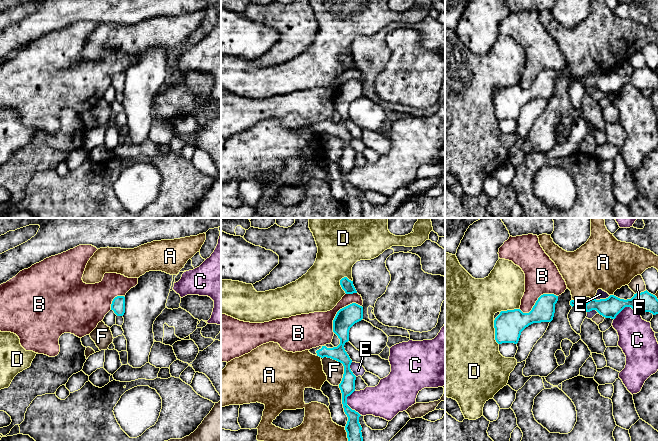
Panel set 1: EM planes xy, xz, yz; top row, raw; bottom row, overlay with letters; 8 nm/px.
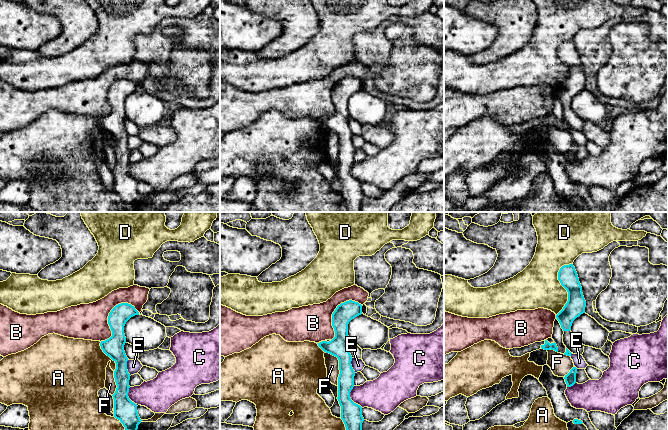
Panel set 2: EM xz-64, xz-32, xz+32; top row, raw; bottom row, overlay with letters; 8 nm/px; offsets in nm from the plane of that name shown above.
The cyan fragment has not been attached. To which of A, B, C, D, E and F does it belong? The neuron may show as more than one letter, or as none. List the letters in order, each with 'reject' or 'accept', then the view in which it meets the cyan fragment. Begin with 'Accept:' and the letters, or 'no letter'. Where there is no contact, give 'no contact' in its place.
Accept: no letter
A: reject | xz
B: reject | xz
C: reject | xz
D: reject | xz
E: reject | yz
F: reject | xz

